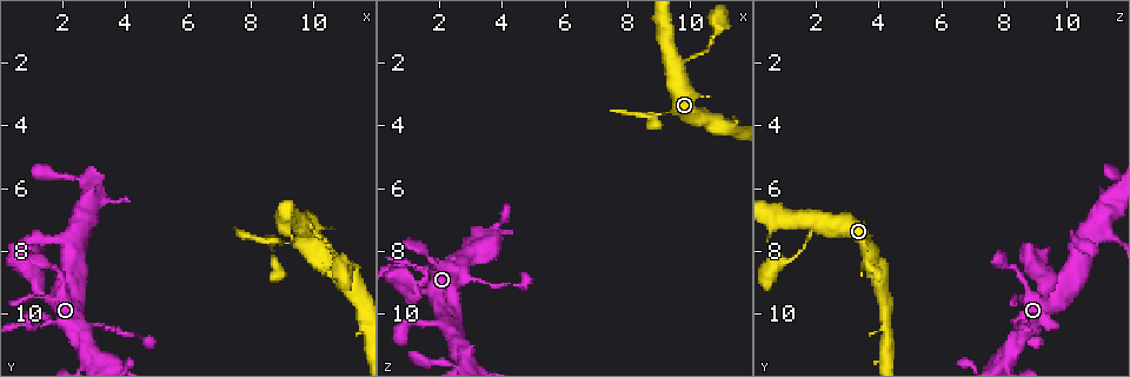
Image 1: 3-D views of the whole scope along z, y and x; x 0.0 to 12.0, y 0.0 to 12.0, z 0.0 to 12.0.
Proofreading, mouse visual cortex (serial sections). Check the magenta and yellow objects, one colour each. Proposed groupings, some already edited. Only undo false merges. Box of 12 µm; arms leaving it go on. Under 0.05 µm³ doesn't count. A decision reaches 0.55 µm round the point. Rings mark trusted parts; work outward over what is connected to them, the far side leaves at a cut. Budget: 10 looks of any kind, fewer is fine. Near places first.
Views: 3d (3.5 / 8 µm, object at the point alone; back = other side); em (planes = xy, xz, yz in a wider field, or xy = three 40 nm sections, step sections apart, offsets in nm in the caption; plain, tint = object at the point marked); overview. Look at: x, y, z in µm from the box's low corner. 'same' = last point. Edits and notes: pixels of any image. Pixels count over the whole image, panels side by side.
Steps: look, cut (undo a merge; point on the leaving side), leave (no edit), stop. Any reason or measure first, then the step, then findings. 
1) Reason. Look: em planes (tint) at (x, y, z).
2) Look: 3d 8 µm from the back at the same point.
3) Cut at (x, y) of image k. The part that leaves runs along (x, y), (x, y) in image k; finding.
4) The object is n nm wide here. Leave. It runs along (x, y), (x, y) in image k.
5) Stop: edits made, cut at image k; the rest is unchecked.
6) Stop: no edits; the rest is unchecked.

Branch point. Look: 3d 3.5 µm at (9.8, 7.1, 2.0).

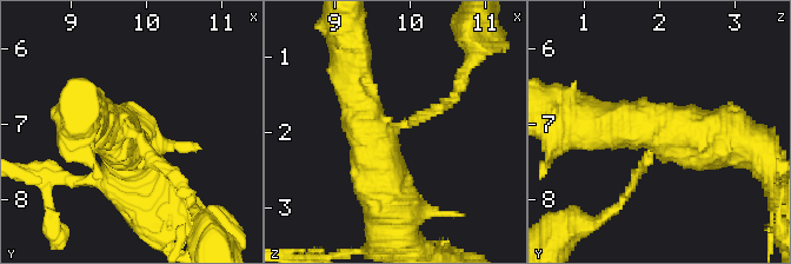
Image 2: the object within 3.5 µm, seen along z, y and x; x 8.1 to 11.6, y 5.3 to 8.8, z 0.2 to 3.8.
Shape alone is not enough. Look: em xy step 5 (tint) at (9.80, 7.10, 2.00).

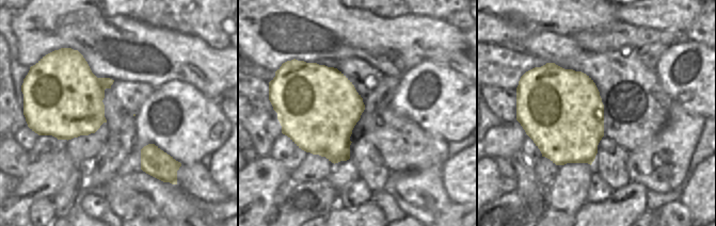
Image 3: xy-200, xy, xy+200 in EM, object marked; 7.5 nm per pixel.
Leave. It runs along (397, 232), (350, 70) in image 2; one cell here.

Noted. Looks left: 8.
Narrows sharply. Look: 3d 3.5 µm at (8.7, 8.0, 3.6).

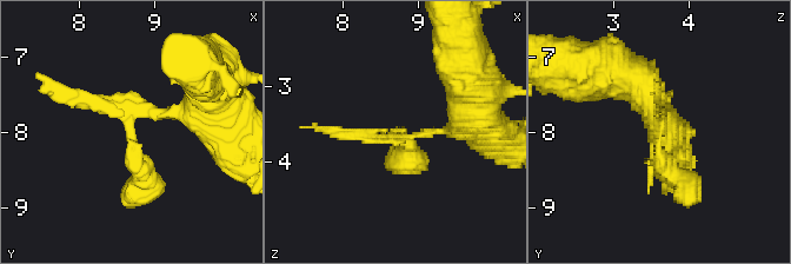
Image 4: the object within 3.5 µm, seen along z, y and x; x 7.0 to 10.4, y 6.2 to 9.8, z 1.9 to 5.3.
Now the EM. Look: em xy step 3 (tint) at (8.70, 7.90, 3.60).

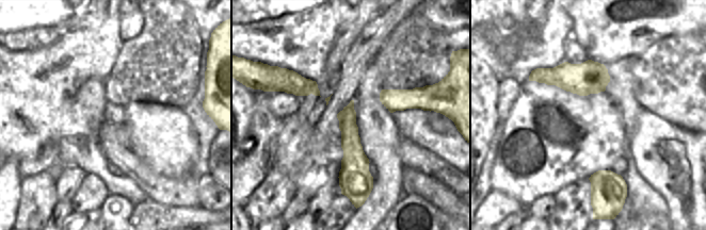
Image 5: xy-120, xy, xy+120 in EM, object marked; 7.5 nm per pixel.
The object is 150 nm wide here. Leave. It runs along (351, 105), (350, 143), (359, 189) in image 5; one cell here.

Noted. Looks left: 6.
A narrow waist. Look: 3d 8 µm at (1.0, 8.7, 9.2).

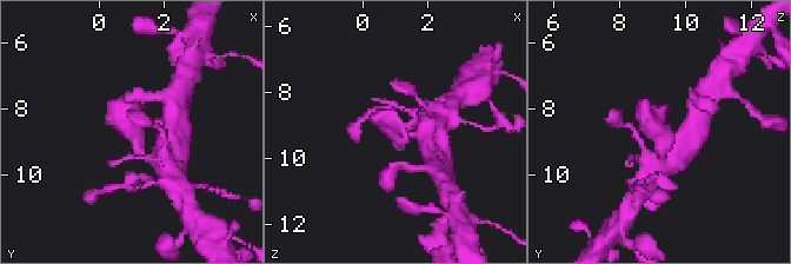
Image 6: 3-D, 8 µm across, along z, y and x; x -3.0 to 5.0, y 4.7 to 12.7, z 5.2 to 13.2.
Shape alone is not enough. Look: em xy step 5 (tint) at (1.1, 8.8, 9.2).

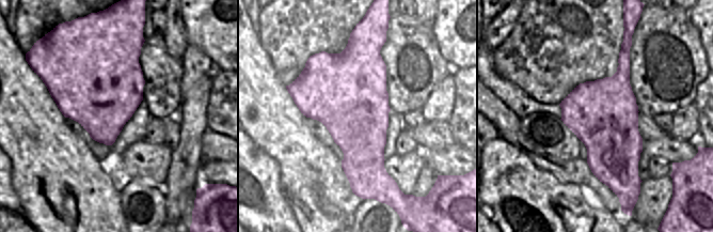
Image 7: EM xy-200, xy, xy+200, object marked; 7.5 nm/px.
The object is 600 nm wide here. Leave. It runs along (141, 152), (134, 133), (108, 100) in image 6; continuous, no second cell.

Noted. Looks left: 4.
Three-way junction. Look: 3d 8 µm at (1.1, 10.4, 8.5).

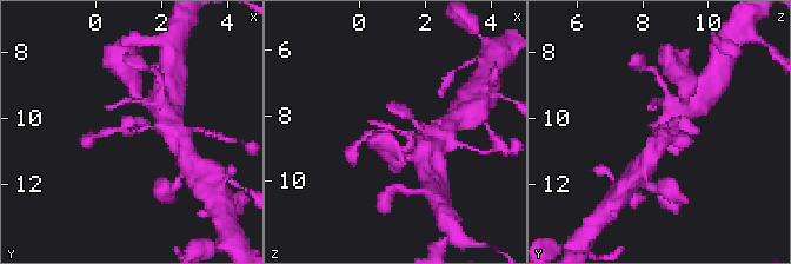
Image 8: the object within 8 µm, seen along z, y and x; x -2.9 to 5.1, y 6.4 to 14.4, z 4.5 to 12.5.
3 arms meet here; the arms are 200, 200, 350 nm wide; need the tissue. Look: em xy step 1 (tint) at (1.1, 10.3, 8.5).

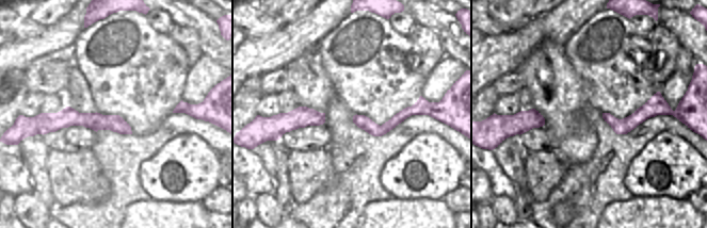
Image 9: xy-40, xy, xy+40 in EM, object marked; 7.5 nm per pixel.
Leave. It runs along (164, 125), (102, 133) in image 8; all the same cell.

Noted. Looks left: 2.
Stop: no edits; the rest is unchecked.

